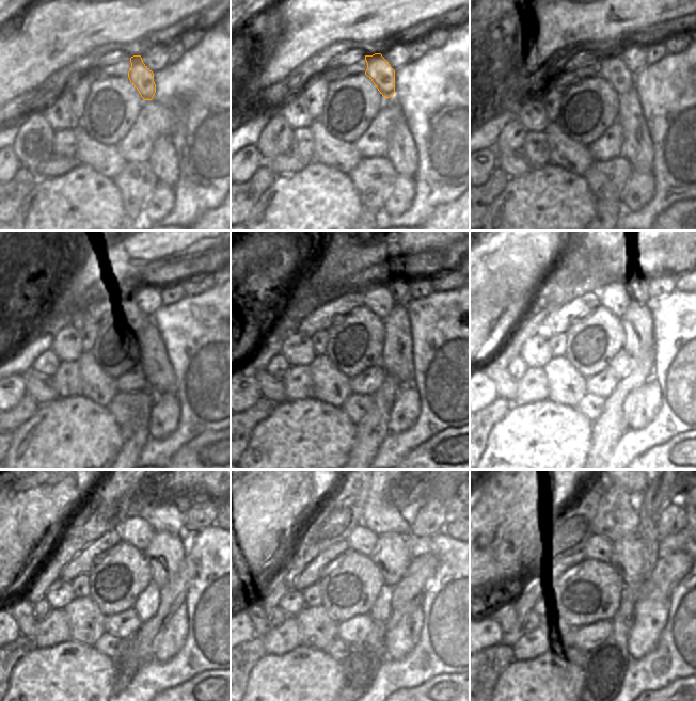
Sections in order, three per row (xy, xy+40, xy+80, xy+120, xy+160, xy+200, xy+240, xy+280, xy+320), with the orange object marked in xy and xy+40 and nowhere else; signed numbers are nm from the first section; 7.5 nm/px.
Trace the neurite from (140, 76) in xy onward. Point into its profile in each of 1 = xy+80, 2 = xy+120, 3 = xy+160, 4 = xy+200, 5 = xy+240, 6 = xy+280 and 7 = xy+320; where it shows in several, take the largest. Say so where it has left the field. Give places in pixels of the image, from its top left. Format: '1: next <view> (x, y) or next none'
1: next xy+80 (614, 69)
2: next xy+120 (135, 303)
3: next xy+160 (377, 297)
4: next xy+200 (616, 298)
5: next xy+240 (139, 535)
6: next xy+280 (363, 539)
7: next xy+320 (599, 545)

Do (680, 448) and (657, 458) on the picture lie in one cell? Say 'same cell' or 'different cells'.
same cell

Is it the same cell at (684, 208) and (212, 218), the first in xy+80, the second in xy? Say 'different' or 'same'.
same

